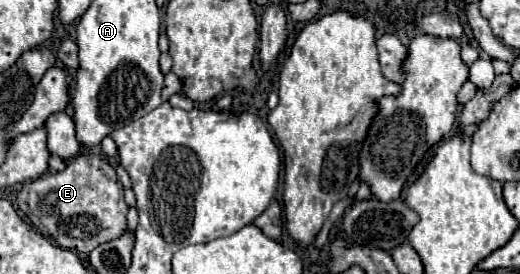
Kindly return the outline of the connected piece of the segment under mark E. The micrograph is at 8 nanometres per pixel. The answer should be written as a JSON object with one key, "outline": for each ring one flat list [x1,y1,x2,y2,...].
{"outline":[[79,154,67,160,67,168,55,174,45,174,17,194,17,208,29,216,31,224,53,238,61,248,89,254,99,244,117,240,127,230,127,210,123,200,123,184,115,168,101,156]]}

